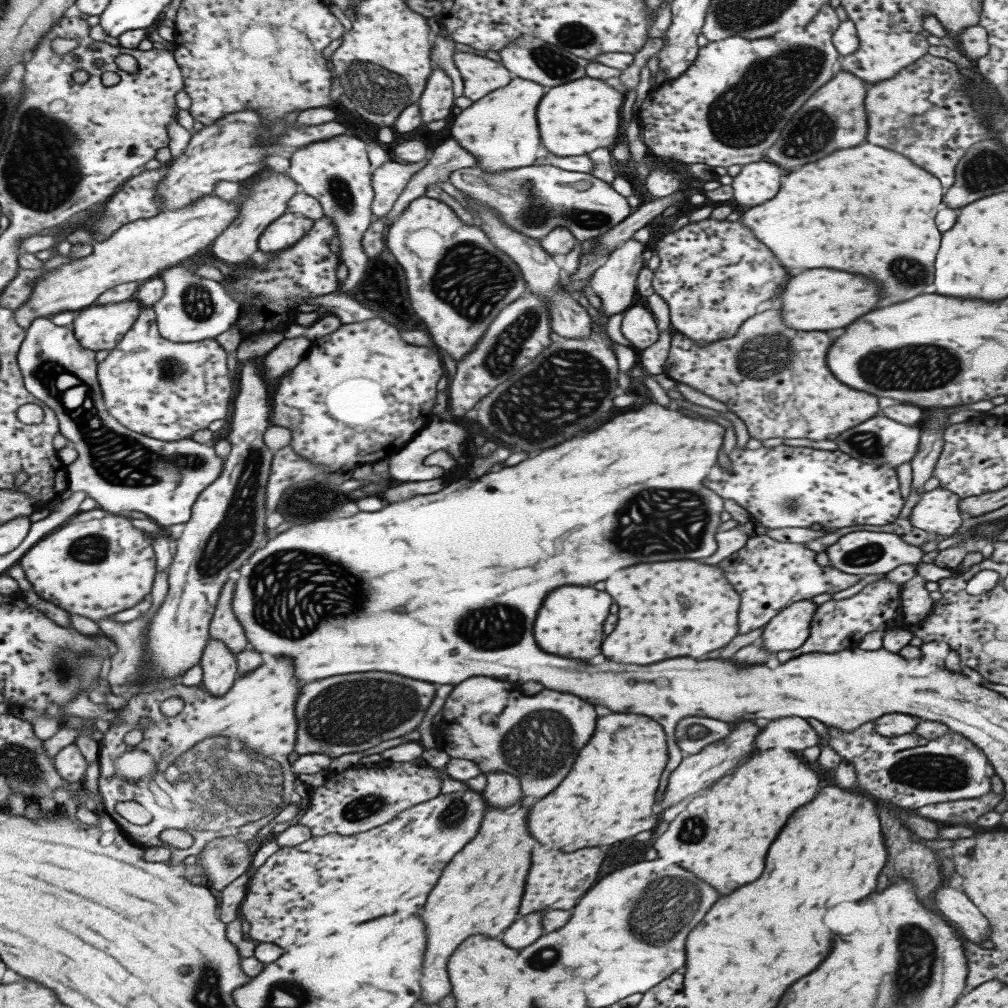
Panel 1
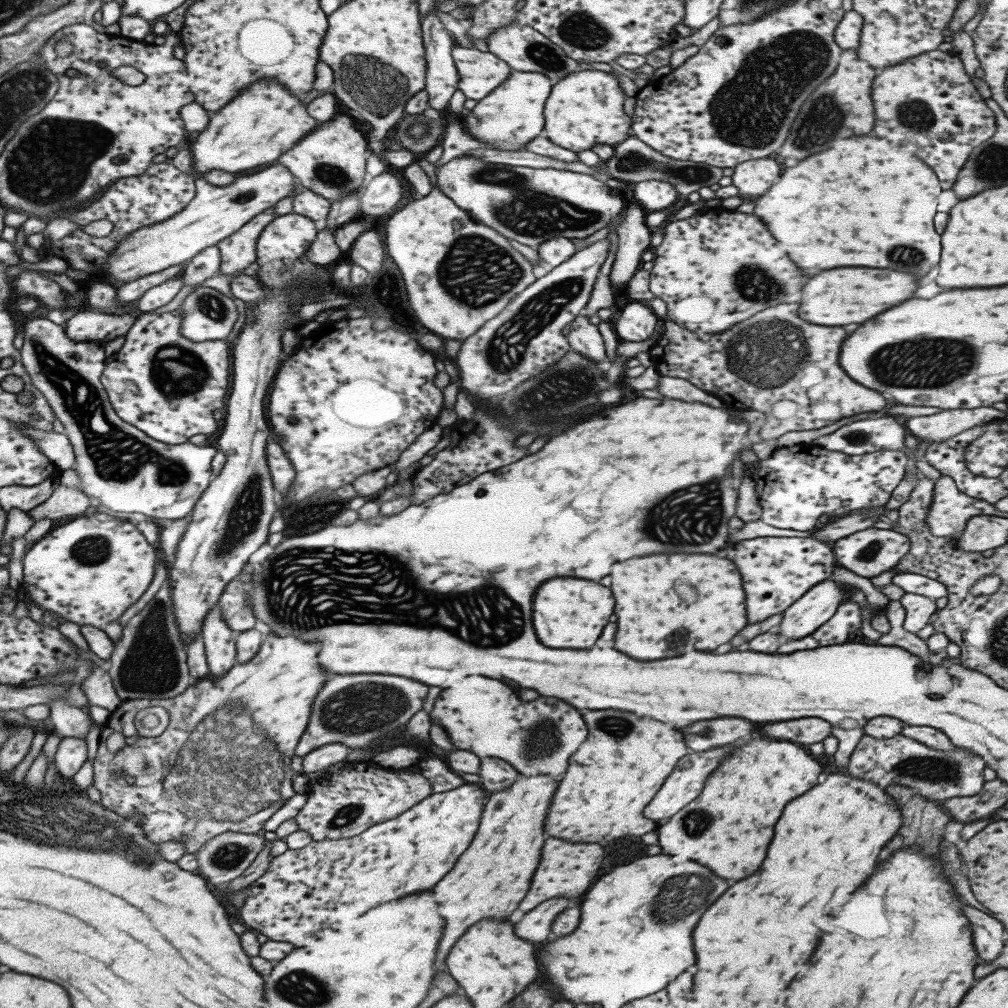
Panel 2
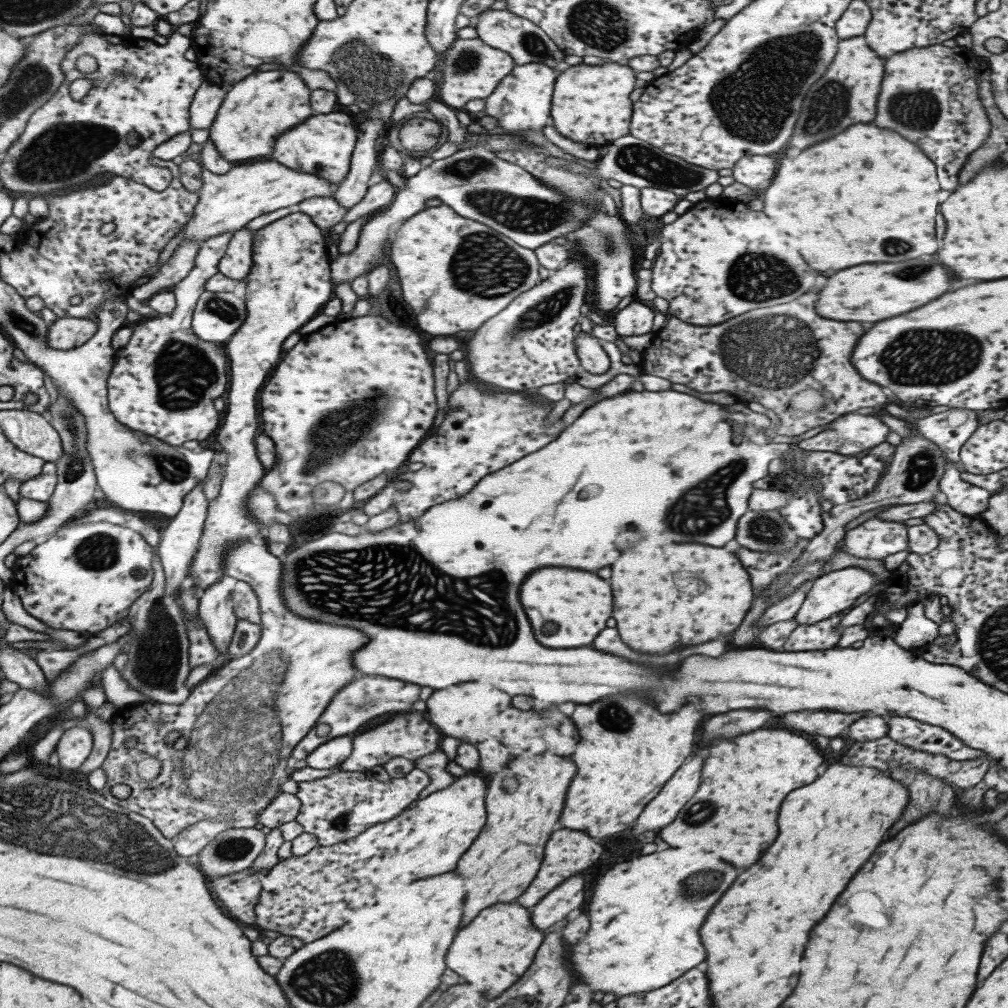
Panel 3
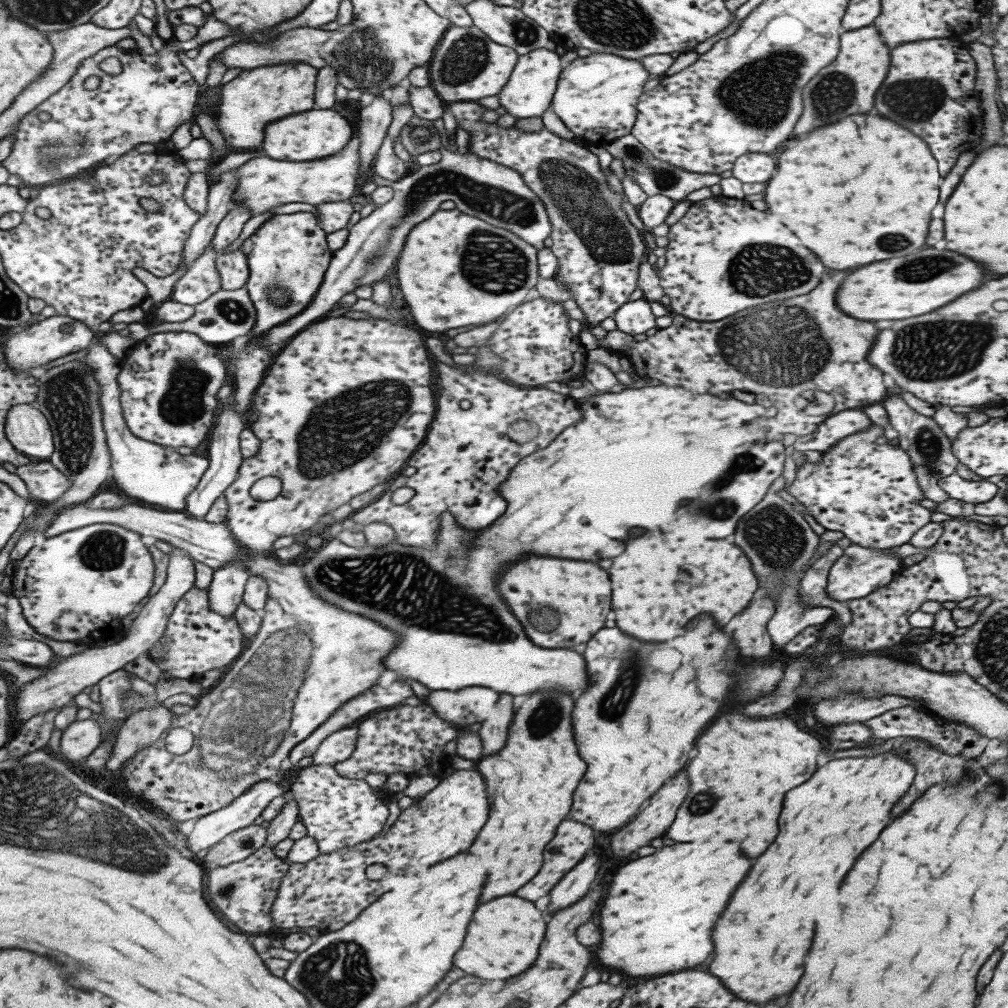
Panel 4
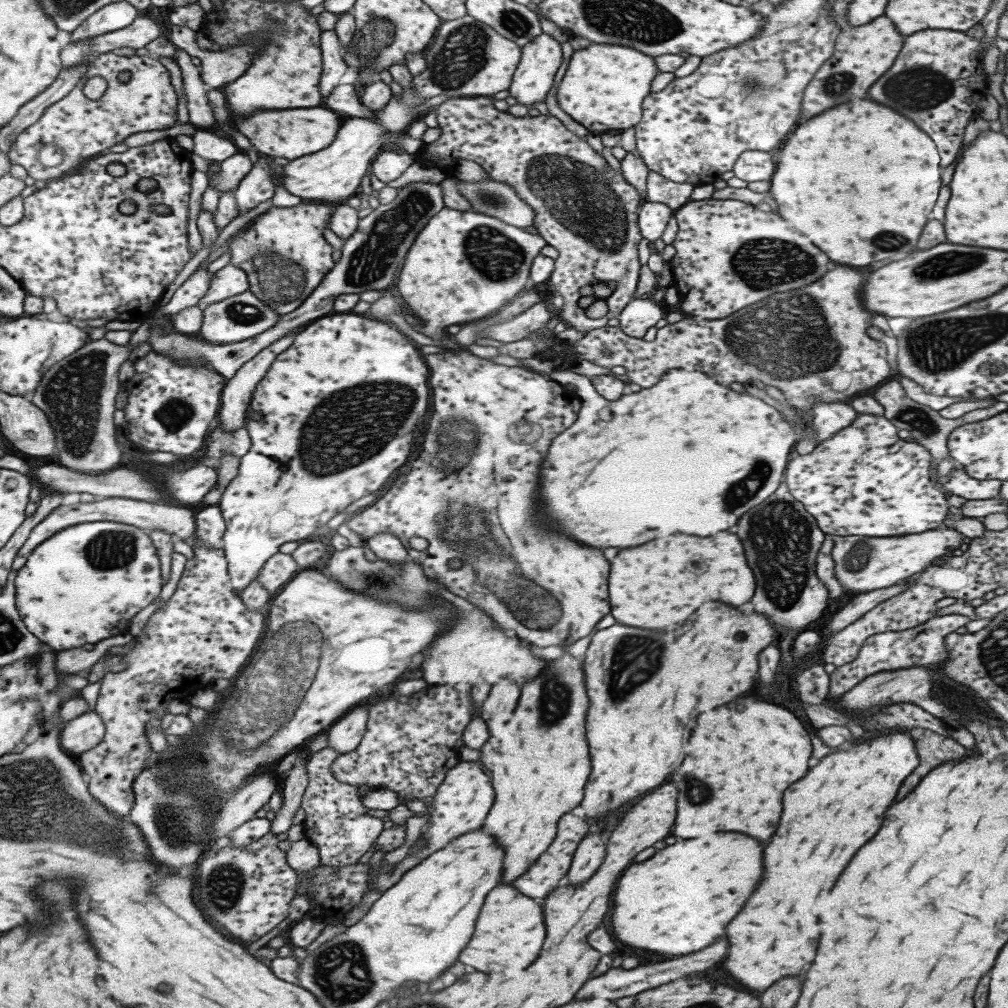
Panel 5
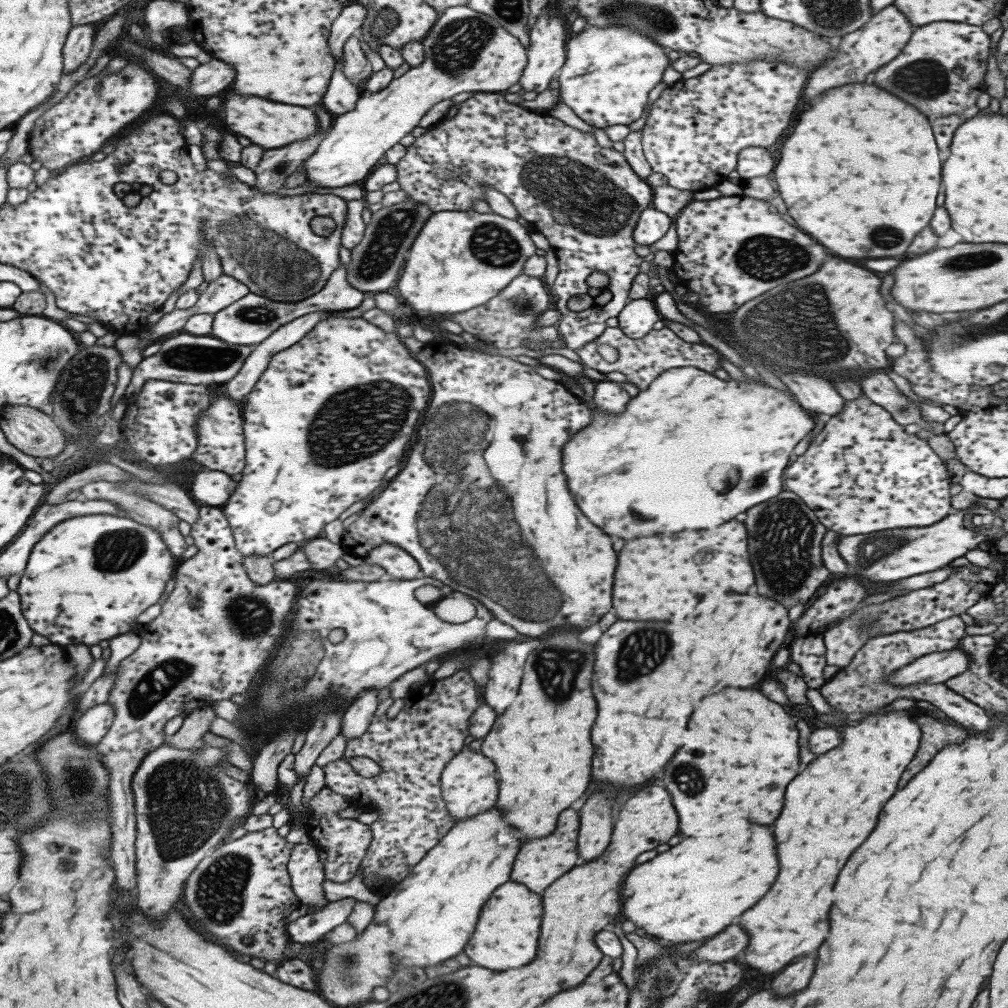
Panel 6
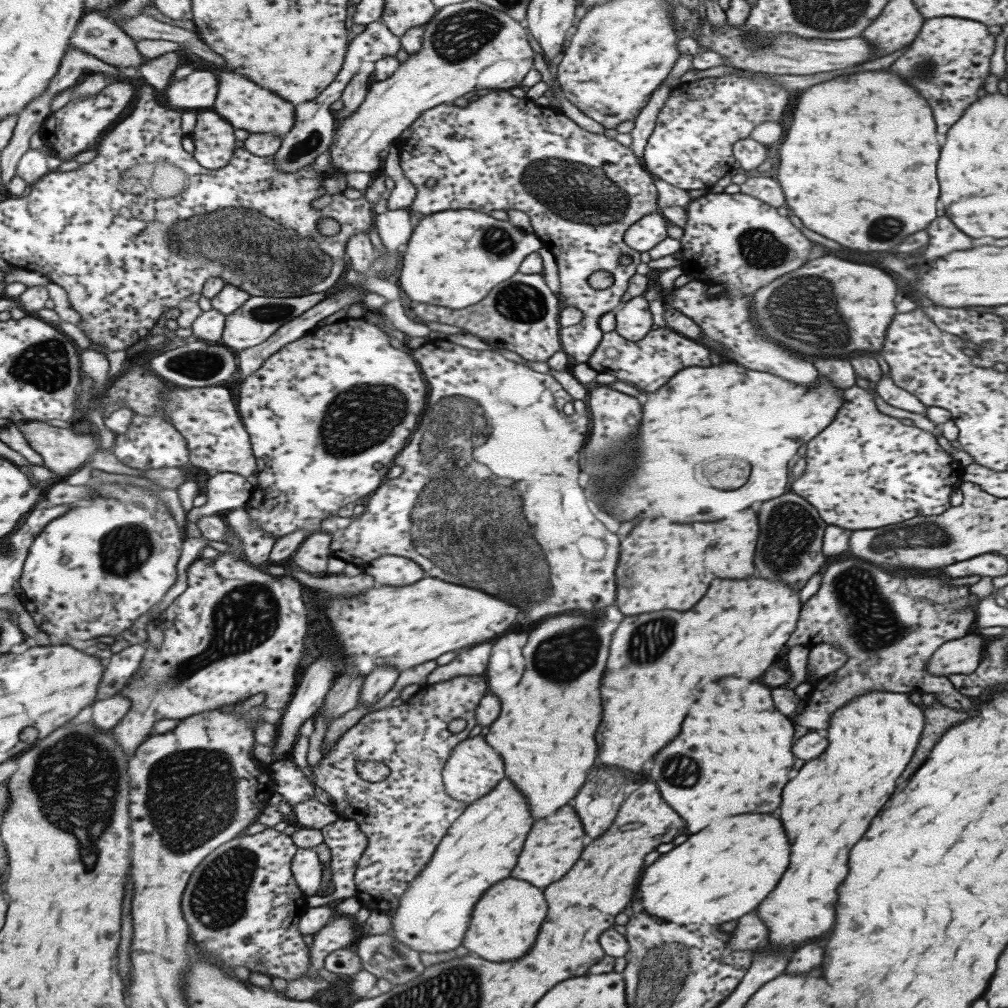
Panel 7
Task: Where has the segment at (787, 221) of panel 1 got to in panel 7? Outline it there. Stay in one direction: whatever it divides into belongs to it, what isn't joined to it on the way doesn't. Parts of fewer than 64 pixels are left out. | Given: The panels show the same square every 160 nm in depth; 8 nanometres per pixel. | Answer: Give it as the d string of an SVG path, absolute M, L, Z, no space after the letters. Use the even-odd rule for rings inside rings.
M873 70L873 72L855 72L855 74L843 74L843 76L835 76L827 82L809 86L807 90L803 90L799 94L799 98L795 100L793 112L791 112L791 124L787 128L789 134L783 136L783 142L779 142L781 146L777 148L779 153L779 170L777 170L777 182L785 194L785 202L789 206L789 210L803 222L805 228L845 246L851 250L861 250L861 252L885 252L891 250L895 244L901 242L901 238L905 238L907 234L913 234L917 230L923 230L937 214L937 180L935 180L935 162L937 162L937 154L939 154L939 144L935 140L935 122L931 116L931 108L927 106L927 102L921 98L921 95L907 86L897 74L891 72L881 72L881 70Z

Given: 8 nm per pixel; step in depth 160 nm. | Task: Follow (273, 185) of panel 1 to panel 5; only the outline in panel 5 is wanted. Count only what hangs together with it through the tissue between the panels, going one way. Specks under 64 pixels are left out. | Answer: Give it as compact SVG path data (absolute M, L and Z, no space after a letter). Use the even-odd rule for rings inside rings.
M227 264L224 268L211 275L207 290L198 300L196 306L201 310L205 310L205 307L209 304L241 294L247 290L248 280L243 270Z

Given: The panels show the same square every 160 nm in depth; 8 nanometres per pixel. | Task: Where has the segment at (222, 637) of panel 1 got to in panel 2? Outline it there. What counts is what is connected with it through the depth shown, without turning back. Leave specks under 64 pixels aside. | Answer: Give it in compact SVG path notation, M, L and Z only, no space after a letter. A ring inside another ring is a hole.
M230 580L217 602L224 621L235 634L251 629L254 624L254 614L248 601L246 587L247 585L240 580Z

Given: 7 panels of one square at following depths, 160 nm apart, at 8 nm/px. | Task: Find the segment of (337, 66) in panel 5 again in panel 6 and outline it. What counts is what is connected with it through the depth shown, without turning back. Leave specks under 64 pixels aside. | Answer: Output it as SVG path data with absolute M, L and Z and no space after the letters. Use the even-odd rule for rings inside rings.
M351 2L342 7L339 16L332 22L327 44L335 64L343 62L342 46L361 28L365 15L366 8L361 3Z

